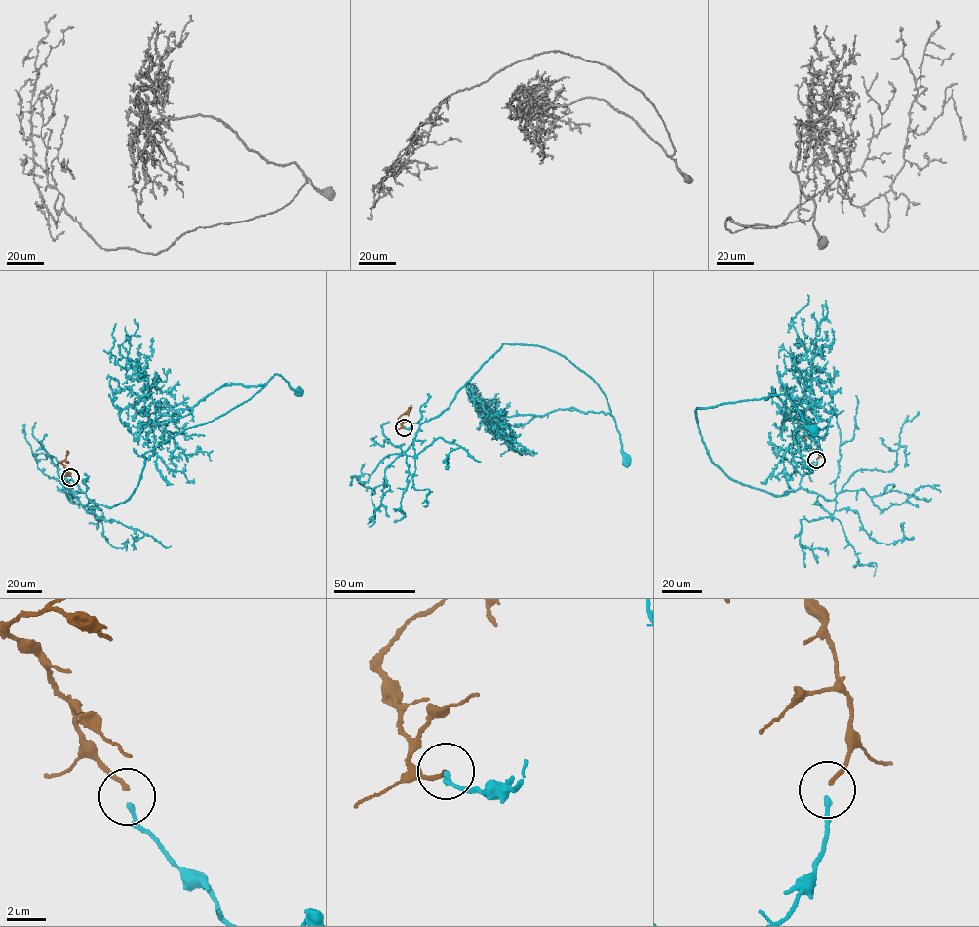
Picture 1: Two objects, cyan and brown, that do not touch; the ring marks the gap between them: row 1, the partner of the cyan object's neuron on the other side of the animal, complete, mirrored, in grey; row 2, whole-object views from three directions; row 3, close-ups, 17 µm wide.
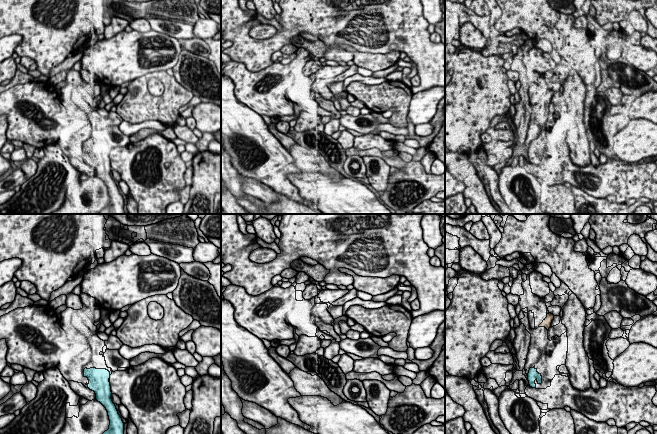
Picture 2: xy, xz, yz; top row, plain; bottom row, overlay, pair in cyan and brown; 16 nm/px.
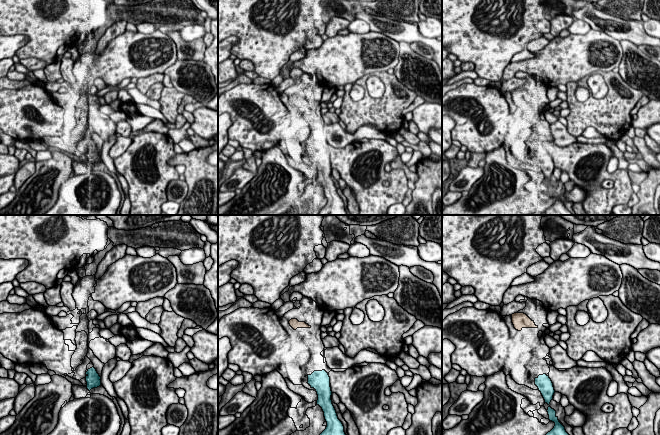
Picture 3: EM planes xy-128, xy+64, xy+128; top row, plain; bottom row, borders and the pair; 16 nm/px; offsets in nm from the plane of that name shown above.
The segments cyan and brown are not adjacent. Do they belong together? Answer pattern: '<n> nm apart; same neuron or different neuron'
650 nm apart; same neuron

